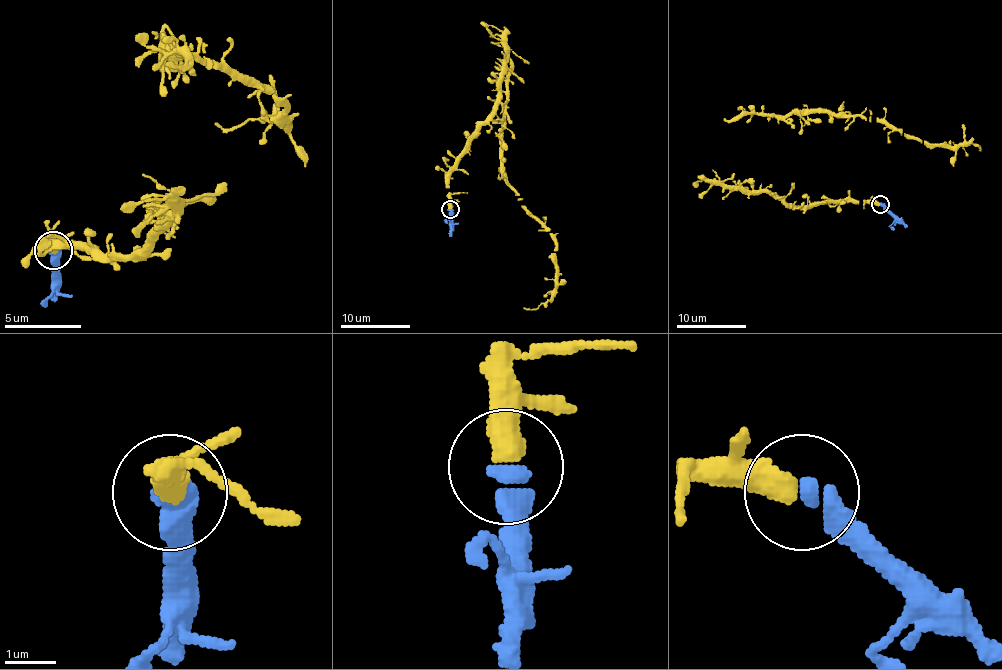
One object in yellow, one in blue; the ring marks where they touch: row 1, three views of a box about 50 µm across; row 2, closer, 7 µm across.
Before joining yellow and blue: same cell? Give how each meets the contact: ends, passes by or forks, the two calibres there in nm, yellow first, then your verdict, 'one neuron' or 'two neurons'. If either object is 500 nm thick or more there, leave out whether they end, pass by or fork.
500/400 nm | one neuron

